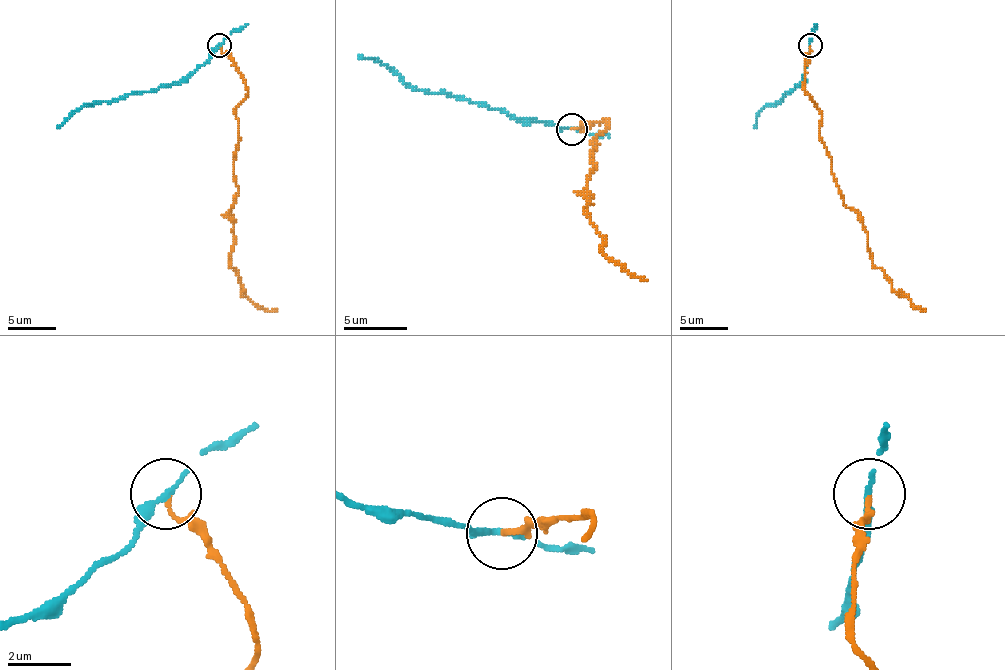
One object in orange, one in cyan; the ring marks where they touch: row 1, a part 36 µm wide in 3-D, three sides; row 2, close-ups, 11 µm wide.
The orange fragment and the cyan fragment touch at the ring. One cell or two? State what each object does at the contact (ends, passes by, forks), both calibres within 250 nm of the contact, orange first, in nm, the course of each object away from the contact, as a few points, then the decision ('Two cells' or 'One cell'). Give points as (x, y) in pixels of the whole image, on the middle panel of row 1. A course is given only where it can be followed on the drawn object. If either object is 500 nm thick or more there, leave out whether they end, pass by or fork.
At the ring orange ends. At the ring cyan ends. Thickness 150 nm (orange) against 280 nm. Course of orange: (571, 128), (609, 125), (593, 141), (587, 210), (602, 251), (647, 280). Course of cyan: (571, 128), (517, 118), (479, 103), (406, 84), (375, 58), (359, 58). Two cells

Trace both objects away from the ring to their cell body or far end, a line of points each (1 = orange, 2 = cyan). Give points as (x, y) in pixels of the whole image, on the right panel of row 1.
1: (809, 46), (807, 94), (819, 108), (819, 140), (838, 193), (867, 234), (872, 263), (894, 289), (925, 308)
2: (809, 46), (802, 82), (756, 116), (756, 128)

